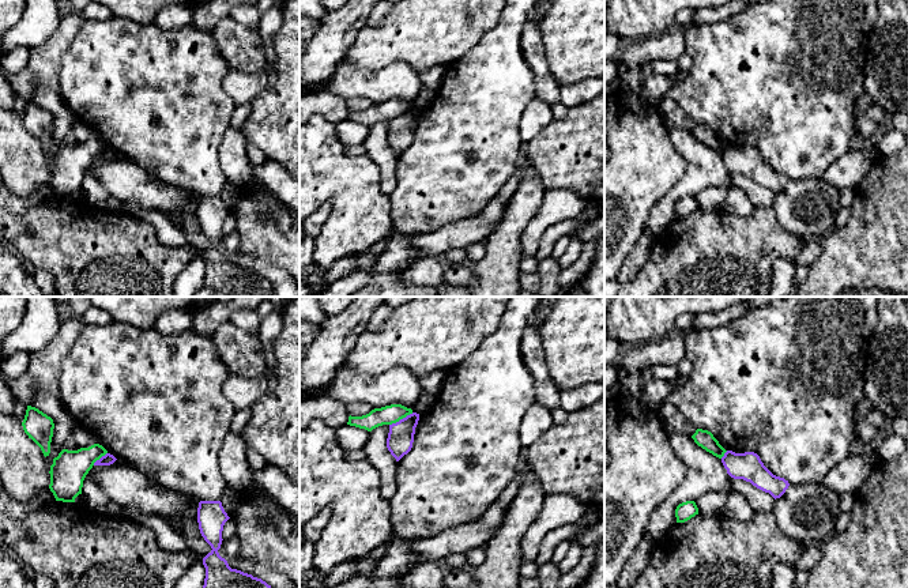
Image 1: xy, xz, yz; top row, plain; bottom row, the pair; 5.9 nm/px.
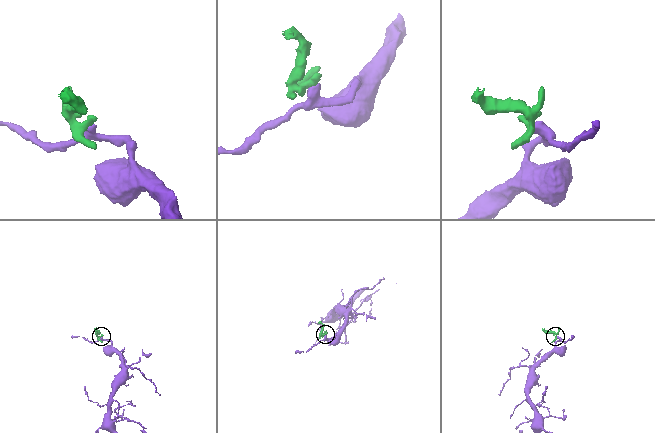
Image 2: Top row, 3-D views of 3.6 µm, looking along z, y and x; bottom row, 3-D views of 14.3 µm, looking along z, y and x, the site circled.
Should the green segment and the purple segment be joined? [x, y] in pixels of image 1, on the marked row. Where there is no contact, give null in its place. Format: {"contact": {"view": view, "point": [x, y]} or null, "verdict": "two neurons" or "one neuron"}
{"contact": {"view": "xz", "point": [400, 418]}, "verdict": "two neurons"}

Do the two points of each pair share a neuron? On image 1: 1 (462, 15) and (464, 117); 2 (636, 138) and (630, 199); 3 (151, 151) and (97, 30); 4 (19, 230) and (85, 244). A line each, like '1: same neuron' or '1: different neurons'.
1: different neurons
2: same neuron
3: same neuron
4: same neuron

